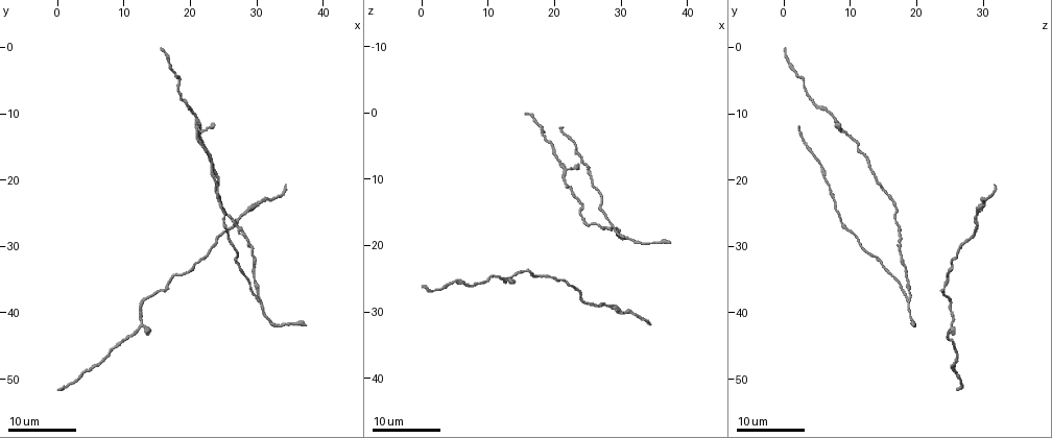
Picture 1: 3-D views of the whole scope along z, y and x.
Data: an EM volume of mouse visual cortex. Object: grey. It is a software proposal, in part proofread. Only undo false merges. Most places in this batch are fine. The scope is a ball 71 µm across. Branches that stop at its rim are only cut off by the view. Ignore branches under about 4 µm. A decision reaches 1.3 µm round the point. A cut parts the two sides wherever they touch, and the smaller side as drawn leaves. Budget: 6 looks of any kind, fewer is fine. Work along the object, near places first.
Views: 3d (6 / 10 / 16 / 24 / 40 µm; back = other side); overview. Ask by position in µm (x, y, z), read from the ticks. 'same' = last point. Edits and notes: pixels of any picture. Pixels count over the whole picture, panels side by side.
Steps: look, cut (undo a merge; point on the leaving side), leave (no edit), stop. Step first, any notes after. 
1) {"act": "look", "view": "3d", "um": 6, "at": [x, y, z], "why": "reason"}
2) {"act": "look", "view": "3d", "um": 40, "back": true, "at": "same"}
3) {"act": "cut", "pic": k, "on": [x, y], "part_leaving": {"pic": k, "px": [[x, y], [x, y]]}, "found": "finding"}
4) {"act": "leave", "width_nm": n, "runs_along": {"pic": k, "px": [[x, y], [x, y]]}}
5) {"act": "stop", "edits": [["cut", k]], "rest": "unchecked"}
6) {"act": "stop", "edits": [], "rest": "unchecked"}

{"act": "look", "view": "3d", "um": 16, "at": [27.5, 27.0, 17.5]}

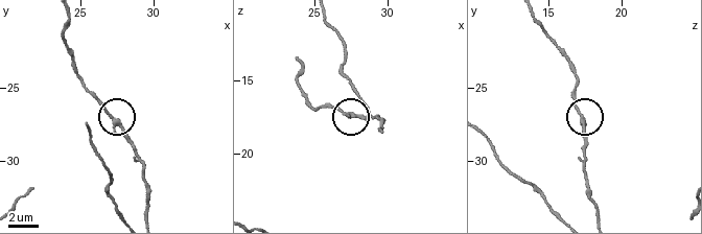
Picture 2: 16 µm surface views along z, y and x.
{"act": "look", "view": "3d", "um": 6, "at": [27.6, 27.2, 17.4]}

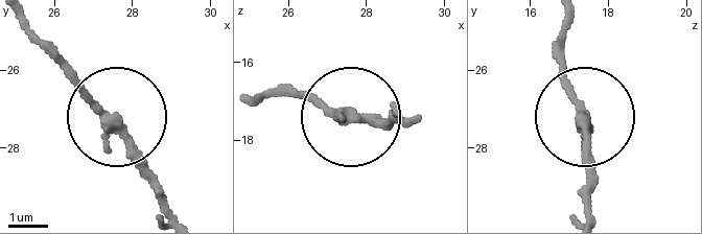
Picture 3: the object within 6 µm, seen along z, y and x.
{"act": "leave", "runs_along": {"pic": 3, "px": [[585, 131], [585, 120], [585, 214]]}, "found": "all the same cell"}

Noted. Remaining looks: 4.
{"act": "look", "view": "3d", "um": 16, "at": [30.0, 38.0, 18.5], "why": "three arms meet"}

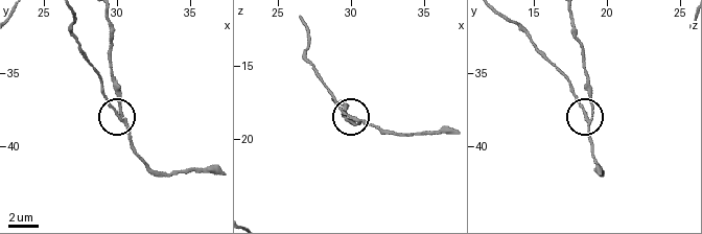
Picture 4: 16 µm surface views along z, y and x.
{"act": "look", "view": "3d", "um": 6, "at": [29.8, 37.6, 18.4]}

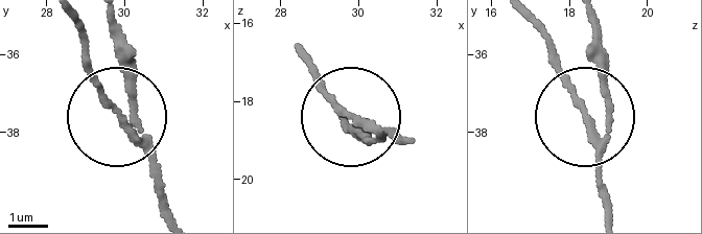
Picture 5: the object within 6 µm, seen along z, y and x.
{"act": "look", "view": "3d", "um": 6, "back": true, "at": [29.85, 37.65, 18.45]}

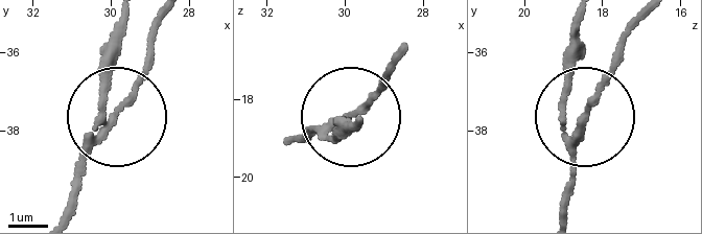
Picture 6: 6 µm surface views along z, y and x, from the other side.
{"act": "cut", "pic": 6, "on": [125, 103], "part_leaving": {"pic": 6, "px": [[88, 142], [141, 76], [150, 26]]}, "found": "two cells meet here"}

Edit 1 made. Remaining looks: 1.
{"act": "stop", "edits": [["cut", 6]], "rest": "unchecked"}

